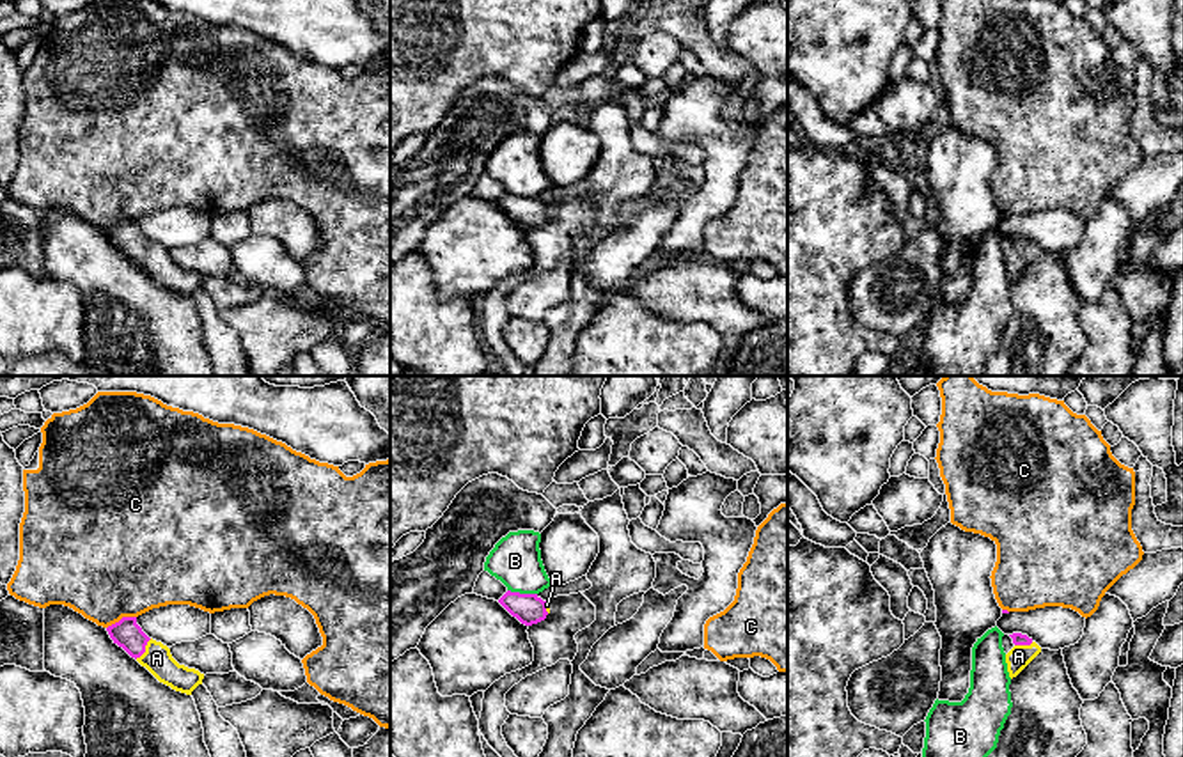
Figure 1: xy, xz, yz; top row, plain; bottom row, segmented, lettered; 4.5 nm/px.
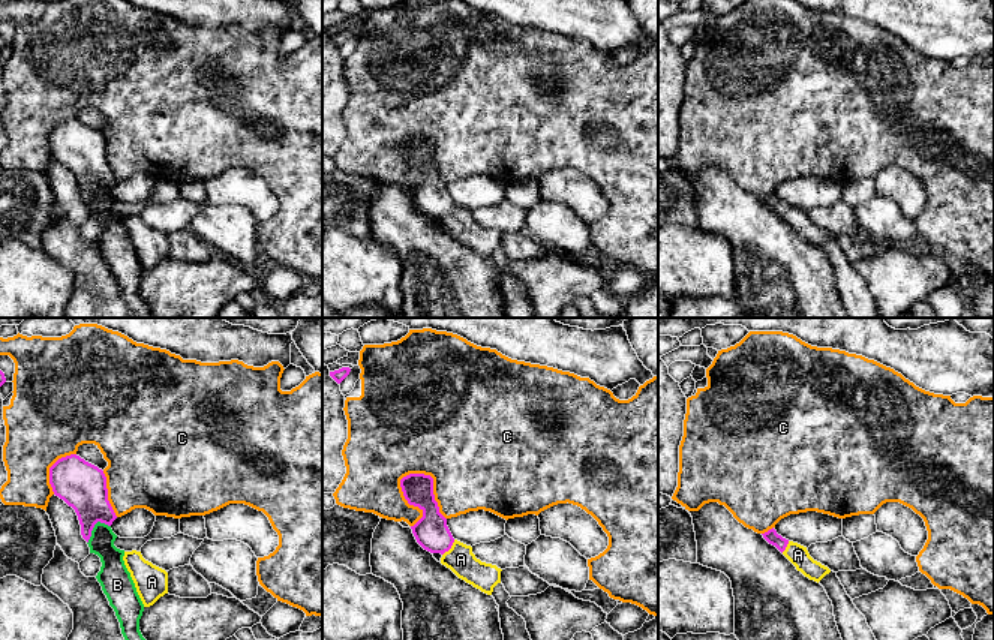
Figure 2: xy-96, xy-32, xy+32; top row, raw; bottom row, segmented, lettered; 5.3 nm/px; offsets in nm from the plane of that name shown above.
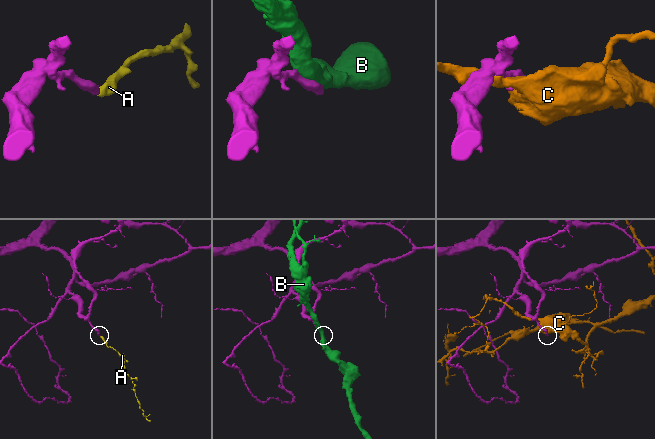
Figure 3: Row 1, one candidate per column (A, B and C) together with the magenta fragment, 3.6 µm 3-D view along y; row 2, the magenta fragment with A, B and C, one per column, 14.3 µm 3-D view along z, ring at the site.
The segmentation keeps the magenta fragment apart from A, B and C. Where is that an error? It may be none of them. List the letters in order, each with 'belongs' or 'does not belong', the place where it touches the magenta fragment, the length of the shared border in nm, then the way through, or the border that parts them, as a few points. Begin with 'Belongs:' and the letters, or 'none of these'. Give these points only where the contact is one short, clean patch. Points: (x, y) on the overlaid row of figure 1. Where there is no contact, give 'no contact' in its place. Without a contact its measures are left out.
Belongs: A
A: belongs; contact xy (144, 649); length 120 nm; way xy (126, 633), (144, 649), (156, 658)
B: does not belong; contact xz (522, 594); length 140 nm
C: does not belong; contact xy (121, 619); length 150 nm

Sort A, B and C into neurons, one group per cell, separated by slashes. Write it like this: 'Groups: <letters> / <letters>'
Groups: A / B / C

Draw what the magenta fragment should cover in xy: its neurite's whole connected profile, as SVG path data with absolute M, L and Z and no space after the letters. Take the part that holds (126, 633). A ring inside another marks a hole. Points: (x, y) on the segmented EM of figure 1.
M122 617L106 628L114 644L145 667L160 683L176 691L192 695L202 684L204 674L179 665L167 645L149 638L137 624L137 617Z

